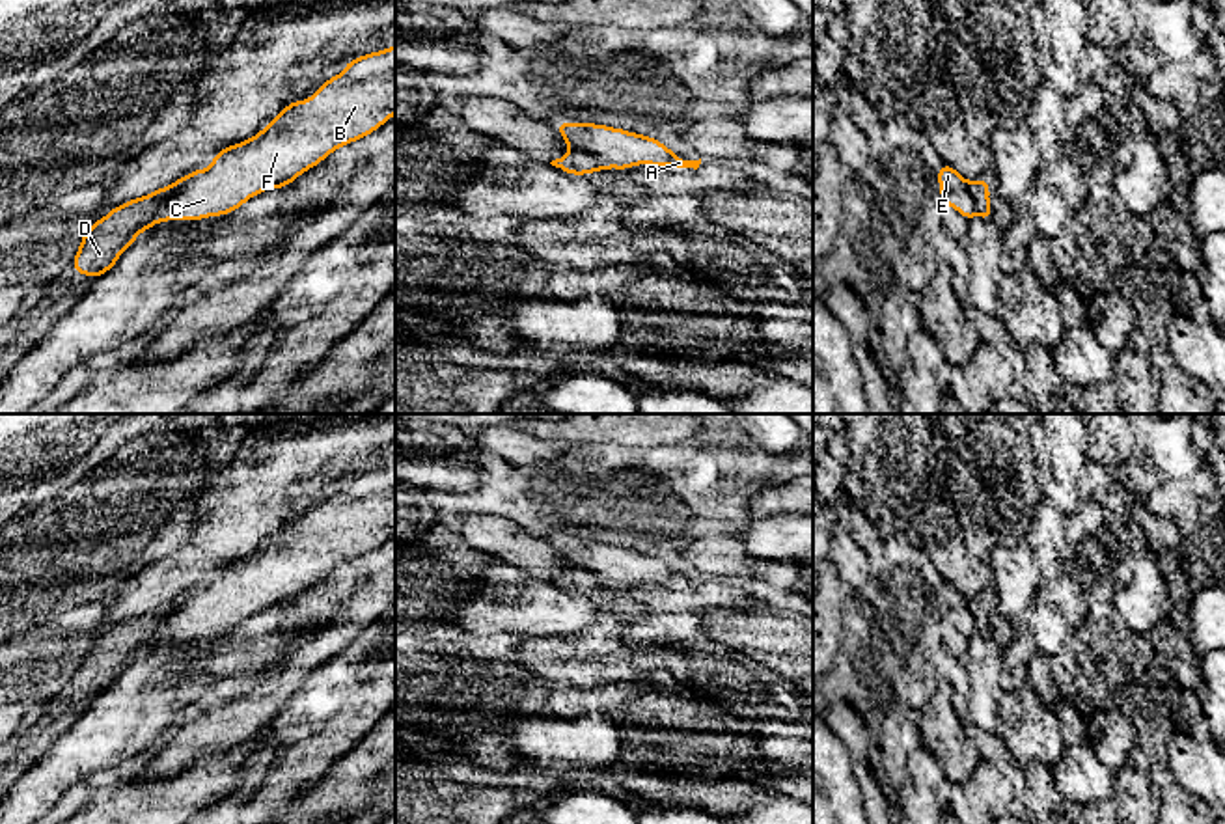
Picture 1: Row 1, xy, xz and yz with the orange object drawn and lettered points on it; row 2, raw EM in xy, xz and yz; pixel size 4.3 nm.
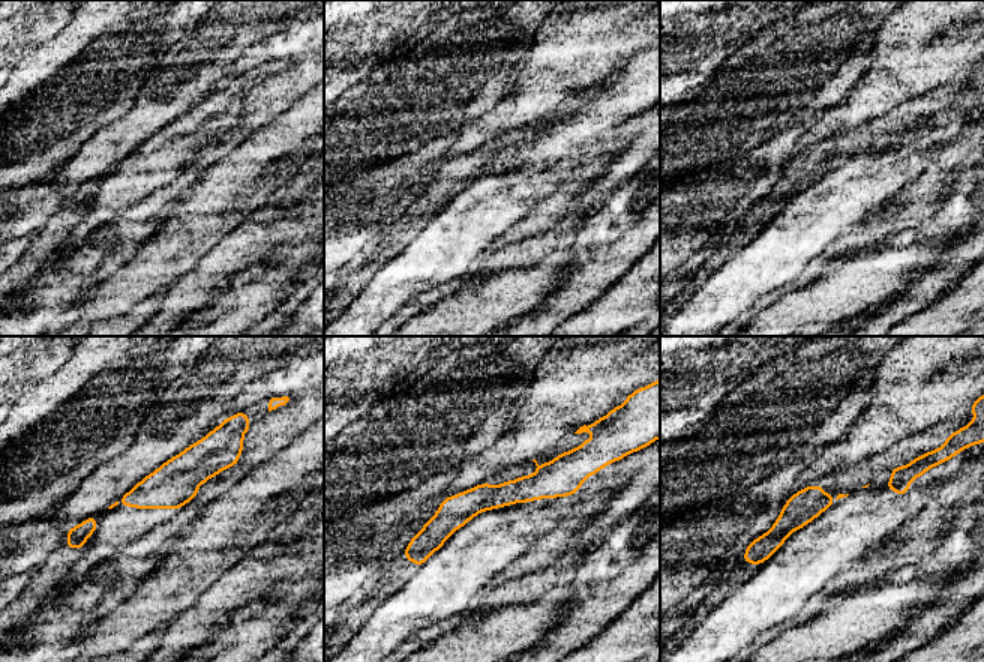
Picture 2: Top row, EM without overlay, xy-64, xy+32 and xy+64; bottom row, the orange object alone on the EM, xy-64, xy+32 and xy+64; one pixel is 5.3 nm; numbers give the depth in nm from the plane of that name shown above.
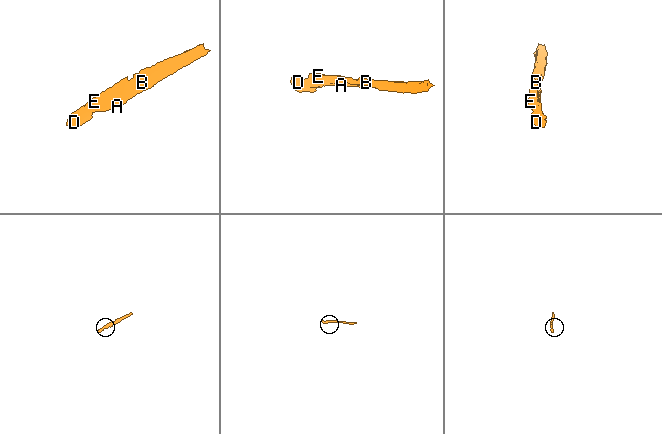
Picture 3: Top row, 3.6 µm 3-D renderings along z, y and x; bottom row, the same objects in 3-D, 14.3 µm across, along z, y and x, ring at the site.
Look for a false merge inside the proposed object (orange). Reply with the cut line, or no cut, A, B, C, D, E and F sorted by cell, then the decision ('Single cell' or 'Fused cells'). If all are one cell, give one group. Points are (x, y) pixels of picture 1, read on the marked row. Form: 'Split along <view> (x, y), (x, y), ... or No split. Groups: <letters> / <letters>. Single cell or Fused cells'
Split along xy (181, 179), (181, 185), (159, 207), (157, 220). Groups: A B C E F / D. Fused cells

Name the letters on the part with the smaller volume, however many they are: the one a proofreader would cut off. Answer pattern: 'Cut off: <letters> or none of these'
Cut off: D

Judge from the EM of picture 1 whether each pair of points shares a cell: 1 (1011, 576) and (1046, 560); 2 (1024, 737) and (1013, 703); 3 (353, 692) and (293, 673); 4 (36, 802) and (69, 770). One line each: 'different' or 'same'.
1: different
2: same
3: different
4: same

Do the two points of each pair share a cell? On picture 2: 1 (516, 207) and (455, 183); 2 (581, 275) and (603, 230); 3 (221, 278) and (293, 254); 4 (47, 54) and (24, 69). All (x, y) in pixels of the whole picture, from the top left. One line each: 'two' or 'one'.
1: two
2: one
3: two
4: one

